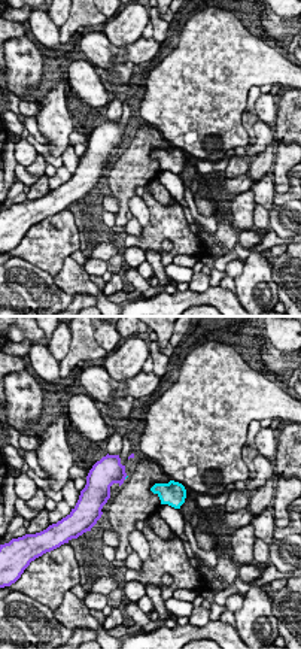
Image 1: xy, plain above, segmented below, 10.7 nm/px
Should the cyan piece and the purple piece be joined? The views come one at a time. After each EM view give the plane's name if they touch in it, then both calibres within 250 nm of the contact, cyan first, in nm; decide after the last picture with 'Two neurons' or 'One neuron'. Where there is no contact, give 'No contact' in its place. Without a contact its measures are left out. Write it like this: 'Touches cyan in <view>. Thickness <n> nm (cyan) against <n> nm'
No contact

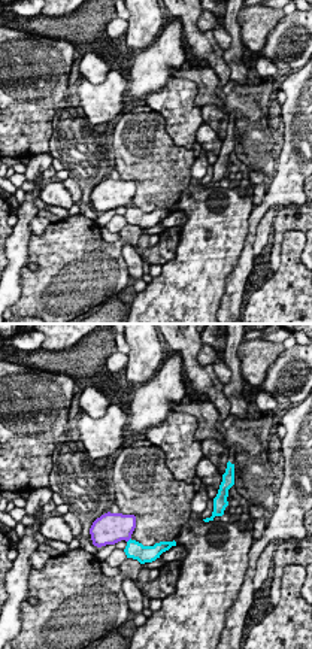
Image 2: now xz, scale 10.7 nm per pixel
Touches cyan in xz. Thickness 190 nm (cyan) against 340 nm

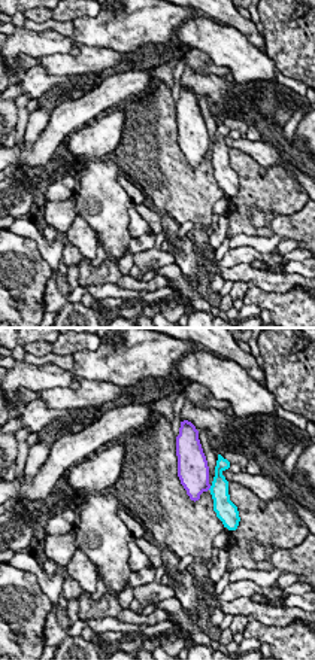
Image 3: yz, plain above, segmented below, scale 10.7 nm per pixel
Touches cyan in yz. Thickness 200 nm (cyan) against 320 nm

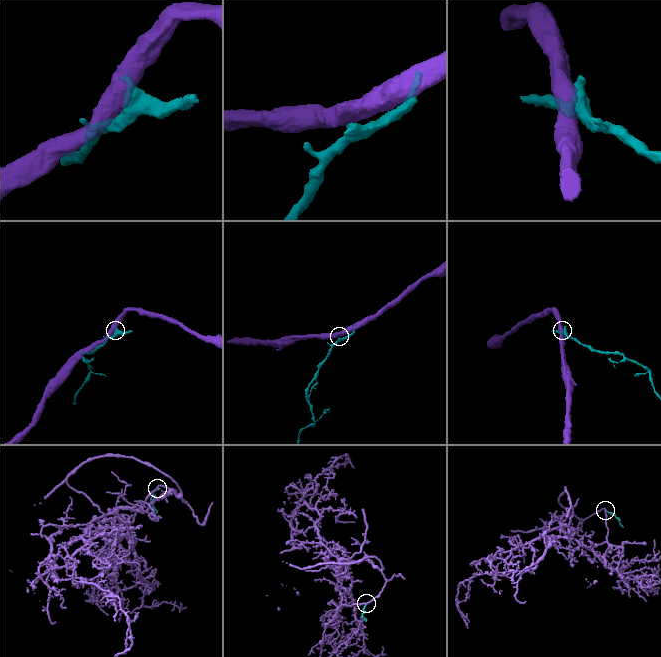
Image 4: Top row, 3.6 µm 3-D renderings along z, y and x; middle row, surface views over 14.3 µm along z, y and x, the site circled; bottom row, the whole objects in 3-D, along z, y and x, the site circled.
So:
Two neurons

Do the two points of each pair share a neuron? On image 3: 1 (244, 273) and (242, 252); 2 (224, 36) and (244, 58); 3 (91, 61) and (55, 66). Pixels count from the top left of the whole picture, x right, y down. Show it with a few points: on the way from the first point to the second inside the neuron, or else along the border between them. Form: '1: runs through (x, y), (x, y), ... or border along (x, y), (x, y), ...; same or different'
1: border along (250, 262), (230, 267), (217, 264); different
2: runs through (227, 42), (238, 52); same
3: runs through (82, 63), (64, 64); same

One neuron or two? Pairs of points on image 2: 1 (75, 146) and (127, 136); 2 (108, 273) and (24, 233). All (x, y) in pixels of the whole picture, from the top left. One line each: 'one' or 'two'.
1: two
2: two

